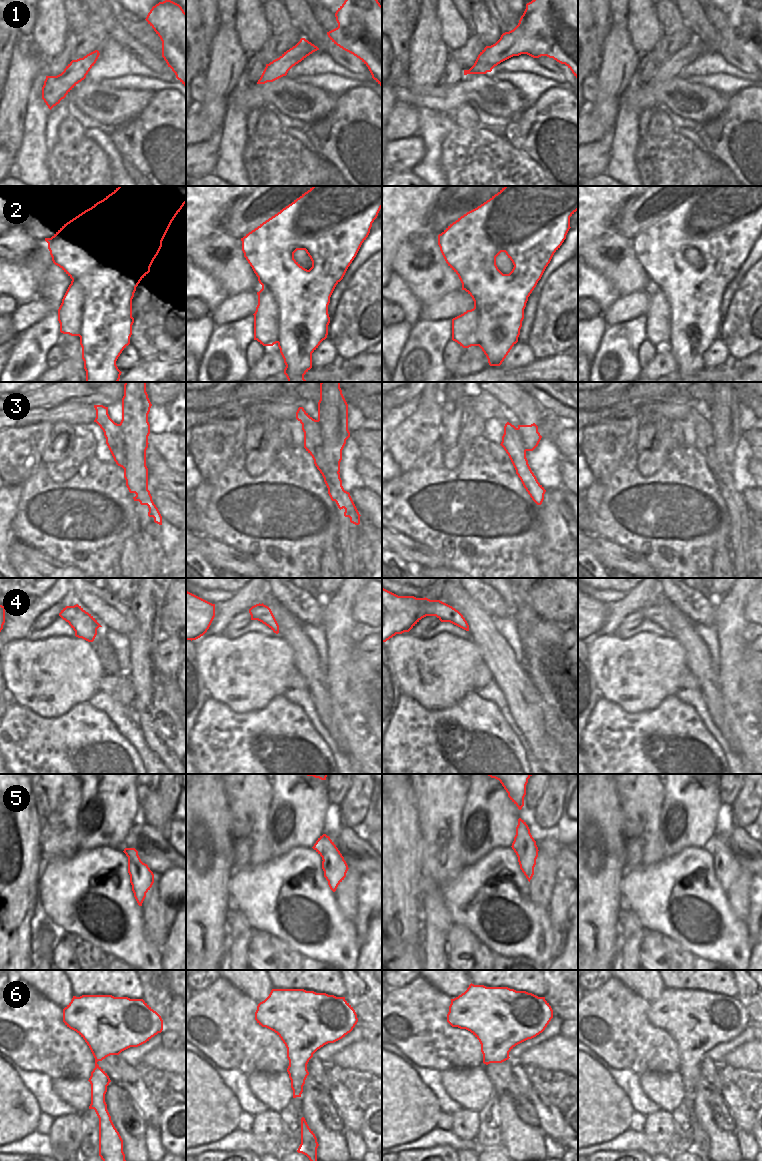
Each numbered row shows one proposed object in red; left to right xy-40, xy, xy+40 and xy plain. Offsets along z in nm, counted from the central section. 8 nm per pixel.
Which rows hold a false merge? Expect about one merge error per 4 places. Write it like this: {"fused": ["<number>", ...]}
{"fused": ["2", "3", "5"]}

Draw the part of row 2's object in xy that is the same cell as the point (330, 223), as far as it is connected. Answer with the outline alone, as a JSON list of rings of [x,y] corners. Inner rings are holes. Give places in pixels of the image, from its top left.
[[[313,186],[241,238],[244,257],[259,283],[276,297],[280,305],[280,335],[277,343],[286,365],[284,374],[288,382],[306,382],[304,375],[312,368],[312,353],[328,335],[330,297],[368,237],[381,208],[382,186]],[[297,250],[305,250],[310,257],[312,267],[309,270],[294,259]]]

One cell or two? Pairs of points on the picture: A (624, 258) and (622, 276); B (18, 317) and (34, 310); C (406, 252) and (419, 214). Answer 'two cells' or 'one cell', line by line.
A: one cell
B: one cell
C: two cells

